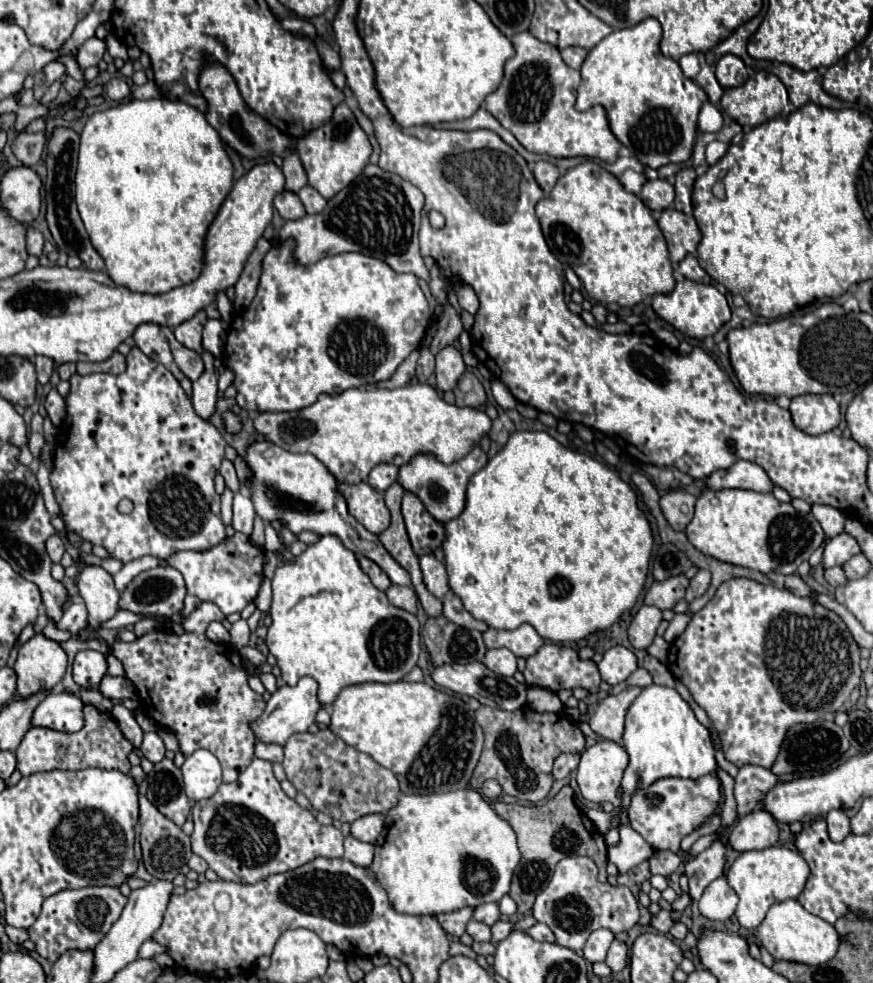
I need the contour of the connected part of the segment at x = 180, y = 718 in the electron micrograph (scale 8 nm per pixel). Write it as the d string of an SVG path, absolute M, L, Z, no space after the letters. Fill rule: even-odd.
M203 601L187 619L185 619L185 633L175 635L173 631L165 629L153 629L151 633L145 633L137 637L131 643L115 641L111 645L111 653L123 663L125 677L135 685L139 703L143 711L161 727L167 727L175 733L179 741L179 751L189 757L197 749L211 751L221 767L223 767L223 781L231 783L237 781L237 777L249 767L253 761L253 745L255 745L255 733L251 729L251 723L257 721L265 709L265 701L261 695L249 689L247 685L247 669L243 667L241 655L235 647L215 643L205 635L205 629L211 621L219 619L219 607L211 601Z

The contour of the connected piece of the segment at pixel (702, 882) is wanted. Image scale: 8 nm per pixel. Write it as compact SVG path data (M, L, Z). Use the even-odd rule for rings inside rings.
M715 841L709 849L699 853L693 861L685 863L685 873L689 877L689 895L693 901L699 901L705 887L721 877L725 871L725 843Z

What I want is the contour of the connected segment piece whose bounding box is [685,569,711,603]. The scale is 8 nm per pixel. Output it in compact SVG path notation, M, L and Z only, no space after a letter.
M699 569L697 575L695 575L695 577L691 579L691 583L689 583L689 589L687 589L685 601L691 603L695 597L701 597L701 595L707 591L709 583L711 583L711 573L709 573L707 569Z

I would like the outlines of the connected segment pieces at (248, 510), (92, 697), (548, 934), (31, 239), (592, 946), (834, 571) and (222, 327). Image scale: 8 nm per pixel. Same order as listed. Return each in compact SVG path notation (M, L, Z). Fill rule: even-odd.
M235 493L233 497L233 529L245 535L253 533L253 519L255 509L251 505L251 499L245 493Z
M81 689L84 691L80 692L80 699L84 704L91 704L98 708L100 711L111 713L113 709L113 703L111 700L102 696L99 691L92 689Z
M543 923L533 925L531 929L527 929L527 933L529 933L535 941L547 941L547 943L555 943L555 941L557 941L557 939L555 939L555 933L553 933L547 925L543 925Z
M27 227L27 251L35 257L41 257L43 253L43 235L33 227Z
M597 929L589 935L585 947L583 947L583 955L589 963L599 963L599 961L605 961L607 957L607 951L609 951L609 945L611 941L615 939L615 935L609 931L609 929Z
M827 567L827 569L823 571L823 575L825 575L825 581L827 581L829 585L833 585L833 587L837 587L837 585L841 585L841 583L847 581L847 577L843 575L843 569L841 569L841 567Z
M209 319L203 329L203 347L205 351L213 353L215 357L221 357L223 345L227 337L227 325L221 319Z

